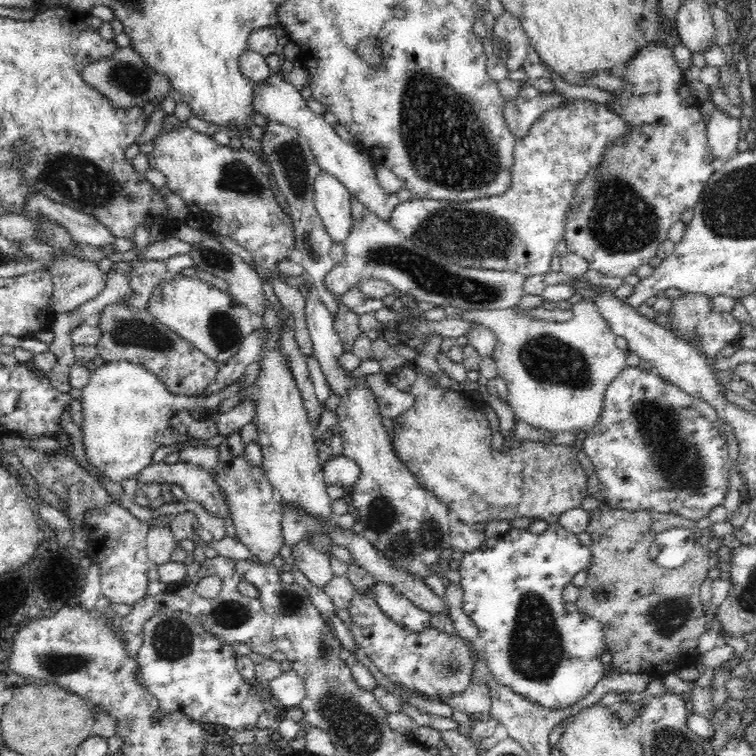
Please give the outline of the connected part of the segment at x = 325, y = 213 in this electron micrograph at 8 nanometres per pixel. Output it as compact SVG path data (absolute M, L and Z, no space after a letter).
M325 171L317 175L313 183L315 207L336 244L344 244L352 230L351 194L337 179Z

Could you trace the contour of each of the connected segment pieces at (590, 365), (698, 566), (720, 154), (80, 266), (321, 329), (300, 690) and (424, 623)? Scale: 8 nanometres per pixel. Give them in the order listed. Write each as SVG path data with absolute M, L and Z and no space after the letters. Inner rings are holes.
M578 302L572 307L574 316L568 322L546 321L520 315L512 309L460 311L460 319L474 320L496 334L496 346L492 358L496 364L497 375L501 376L508 388L507 404L512 407L515 418L532 427L552 432L572 432L579 441L601 418L607 386L624 370L627 355L616 346L616 336L609 329L608 322L589 302Z
M603 502L596 510L590 511L586 532L592 538L591 545L588 546L592 558L588 568L588 584L582 588L575 604L579 612L600 621L602 630L606 630L605 646L608 646L608 652L612 652L614 656L610 668L620 668L618 672L663 677L669 673L677 673L681 668L695 666L699 638L708 624L708 616L704 611L705 602L700 599L700 586L708 578L708 571L711 569L711 556L703 543L705 532L698 528L697 521L689 521L678 515L615 509ZM671 528L687 528L699 542L688 561L678 569L662 568L652 561L649 554L656 536Z
M724 111L712 113L706 124L708 144L711 146L715 158L724 162L732 160L738 153L738 142L740 142L740 131L746 125L736 117L731 117Z
M38 213L33 218L33 224L37 226L37 231L34 231L31 236L33 242L41 242L41 244L51 248L51 256L53 257L49 263L46 263L46 272L53 280L54 308L57 315L70 313L82 304L86 304L88 300L93 300L99 296L106 287L107 274L98 269L96 259L86 259L76 255L74 253L74 248L76 248L74 238L55 219L44 217Z
M306 299L305 318L307 330L312 338L314 357L321 366L331 392L342 397L352 384L352 376L349 376L348 371L338 363L345 349L340 336L333 328L335 318L322 302Z
M294 669L285 671L278 678L271 680L269 687L272 701L287 708L299 707L306 695L304 681Z
M377 582L373 585L380 610L395 622L407 625L412 631L420 631L429 626L431 614L412 604L394 587Z

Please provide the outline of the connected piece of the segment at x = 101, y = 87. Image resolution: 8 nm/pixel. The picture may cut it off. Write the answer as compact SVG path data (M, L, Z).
M120 47L110 55L92 59L85 66L81 73L82 79L96 92L100 92L101 96L112 101L114 108L144 107L148 103L156 106L168 94L168 81L154 74L145 64L144 58L132 47Z

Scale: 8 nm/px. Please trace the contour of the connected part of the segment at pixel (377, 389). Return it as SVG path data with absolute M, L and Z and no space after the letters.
M374 373L364 376L364 379L370 385L371 390L374 390L376 403L383 417L392 419L412 406L413 397L394 386L386 374Z

